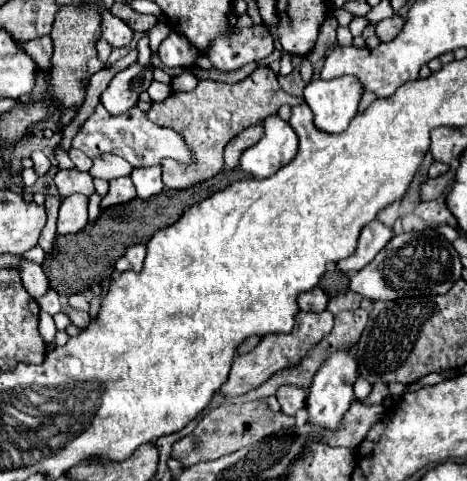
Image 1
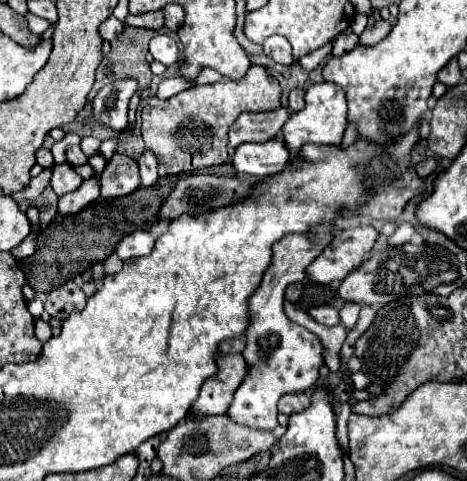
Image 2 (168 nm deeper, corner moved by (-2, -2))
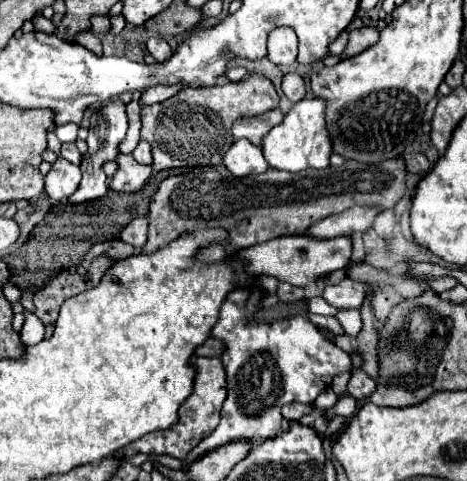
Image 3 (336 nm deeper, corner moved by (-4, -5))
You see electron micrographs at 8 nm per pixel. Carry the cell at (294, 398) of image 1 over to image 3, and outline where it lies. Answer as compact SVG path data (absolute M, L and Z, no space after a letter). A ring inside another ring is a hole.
M290 403L282 407L282 415L288 421L298 421L302 415L308 415L312 411L312 405L304 405L304 403Z

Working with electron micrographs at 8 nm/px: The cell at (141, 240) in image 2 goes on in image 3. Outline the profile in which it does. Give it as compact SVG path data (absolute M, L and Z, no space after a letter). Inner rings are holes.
M136 217L132 219L124 229L122 229L122 241L130 243L136 247L136 251L142 249L142 245L148 239L148 219L146 217Z

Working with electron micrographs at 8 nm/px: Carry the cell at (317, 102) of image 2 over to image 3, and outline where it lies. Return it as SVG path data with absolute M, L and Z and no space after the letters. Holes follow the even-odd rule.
M318 97L298 101L288 111L284 121L280 125L276 125L262 139L264 159L272 169L298 173L302 169L324 169L330 165L332 143L330 143L330 135L326 131L326 123L324 123L324 107L326 107L324 101Z

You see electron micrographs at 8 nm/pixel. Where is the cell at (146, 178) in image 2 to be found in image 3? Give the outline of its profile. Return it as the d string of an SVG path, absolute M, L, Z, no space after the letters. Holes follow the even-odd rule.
M140 139L140 143L138 143L138 147L134 149L134 159L138 161L138 163L142 163L142 165L152 165L152 151L150 151L150 145L144 141L144 139Z

